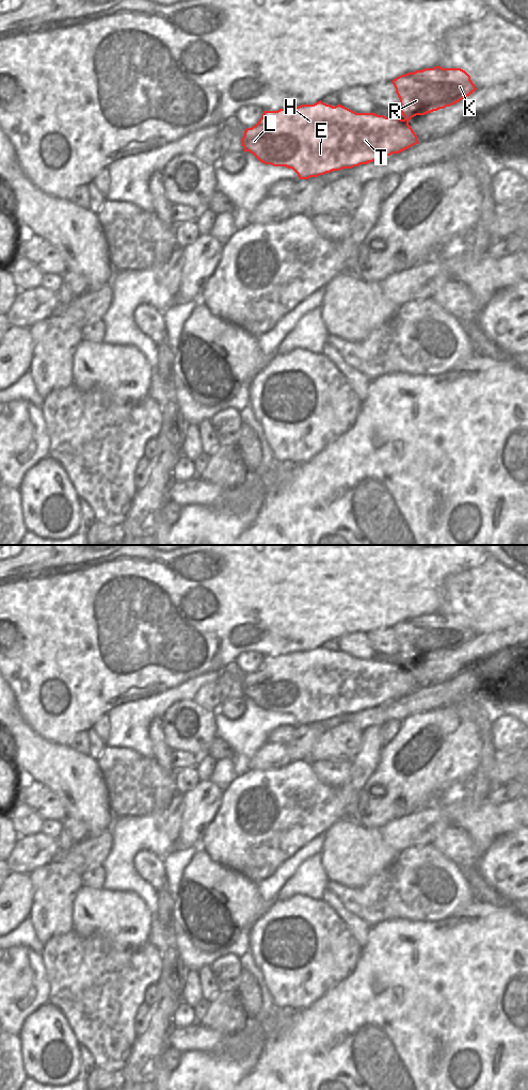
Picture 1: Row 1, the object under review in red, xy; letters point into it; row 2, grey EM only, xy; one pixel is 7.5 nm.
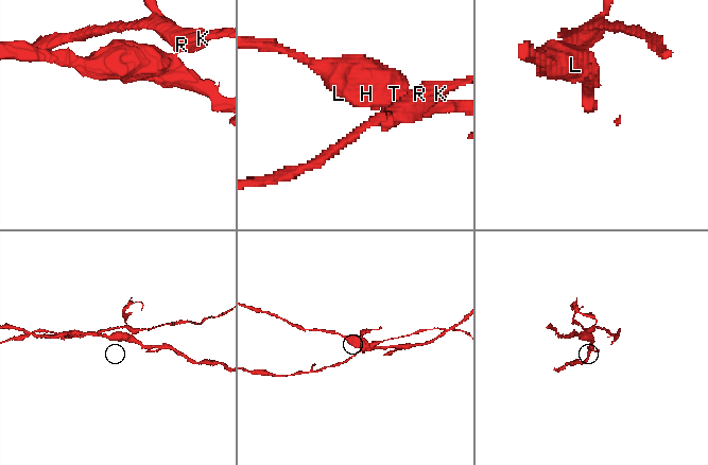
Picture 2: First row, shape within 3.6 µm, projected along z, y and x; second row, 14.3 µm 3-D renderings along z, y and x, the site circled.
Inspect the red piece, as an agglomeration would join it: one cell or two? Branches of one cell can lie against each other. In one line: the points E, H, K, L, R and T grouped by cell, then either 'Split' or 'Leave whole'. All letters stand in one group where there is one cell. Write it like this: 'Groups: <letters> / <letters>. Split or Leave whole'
Groups: E H L T / K R. Split

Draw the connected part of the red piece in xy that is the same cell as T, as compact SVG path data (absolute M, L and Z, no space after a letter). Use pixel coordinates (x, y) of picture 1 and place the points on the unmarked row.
M321 646L314 651L263 657L261 664L252 674L246 674L242 684L244 698L250 698L265 710L292 715L300 725L367 710L418 689L417 682L404 666L356 659L340 650L333 653Z

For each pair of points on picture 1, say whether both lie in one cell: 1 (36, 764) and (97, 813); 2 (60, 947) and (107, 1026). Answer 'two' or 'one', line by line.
1: one
2: one

